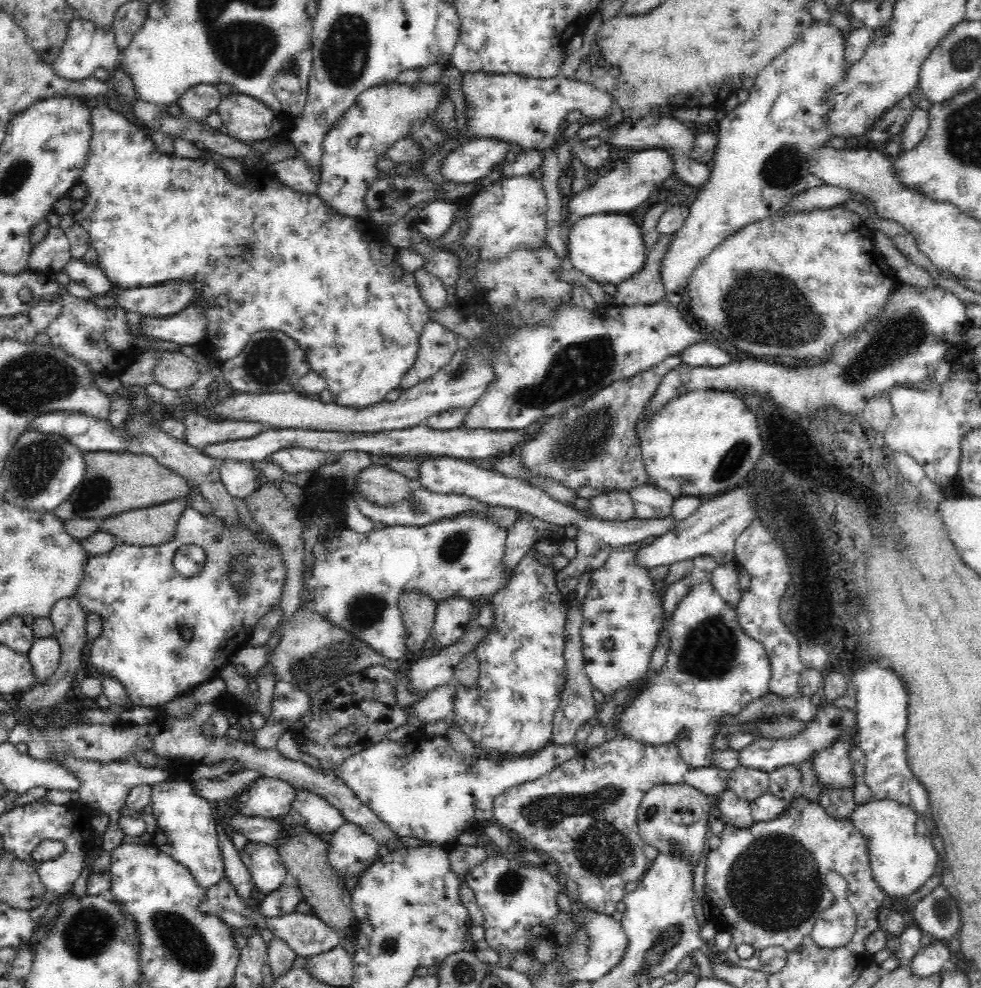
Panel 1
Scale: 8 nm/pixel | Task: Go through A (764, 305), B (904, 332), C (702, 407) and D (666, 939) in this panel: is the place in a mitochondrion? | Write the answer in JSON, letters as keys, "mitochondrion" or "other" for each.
{"A":"mitochondrion","B":"mitochondrion","C":"other","D":"mitochondrion"}

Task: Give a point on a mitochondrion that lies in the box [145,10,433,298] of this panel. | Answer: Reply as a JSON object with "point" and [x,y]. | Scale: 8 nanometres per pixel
{"point":[345,50]}

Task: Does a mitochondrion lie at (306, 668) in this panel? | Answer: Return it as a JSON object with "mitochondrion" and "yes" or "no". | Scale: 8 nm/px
{"mitochondrion":"yes"}

